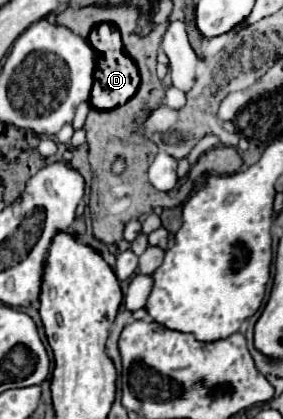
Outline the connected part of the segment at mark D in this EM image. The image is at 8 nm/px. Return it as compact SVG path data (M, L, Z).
M97 24L89 38L91 46L97 50L99 60L97 60L97 70L95 70L95 82L93 82L93 92L91 92L91 106L97 110L111 110L115 106L125 104L139 86L139 72L137 72L137 64L131 60L131 56L125 54L123 42L121 42L121 34L117 30L115 24Z

